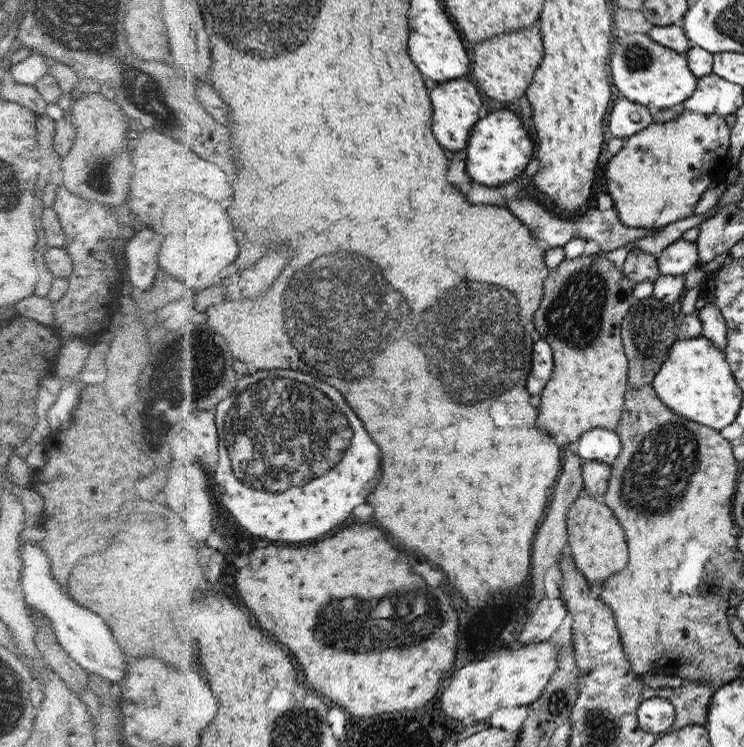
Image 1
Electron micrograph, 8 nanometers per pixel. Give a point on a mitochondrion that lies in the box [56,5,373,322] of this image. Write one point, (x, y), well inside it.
(229, 32)

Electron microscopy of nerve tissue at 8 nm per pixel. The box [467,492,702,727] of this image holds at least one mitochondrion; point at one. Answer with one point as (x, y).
(558, 700)

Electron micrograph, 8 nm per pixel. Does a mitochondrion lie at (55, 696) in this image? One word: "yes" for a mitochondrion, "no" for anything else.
no

